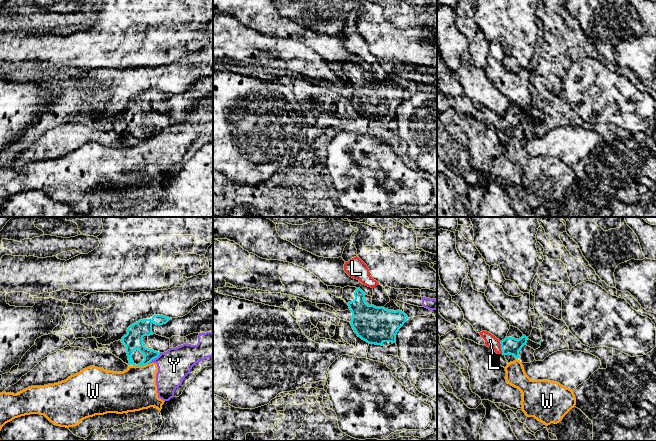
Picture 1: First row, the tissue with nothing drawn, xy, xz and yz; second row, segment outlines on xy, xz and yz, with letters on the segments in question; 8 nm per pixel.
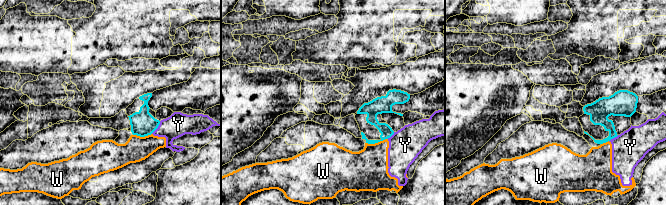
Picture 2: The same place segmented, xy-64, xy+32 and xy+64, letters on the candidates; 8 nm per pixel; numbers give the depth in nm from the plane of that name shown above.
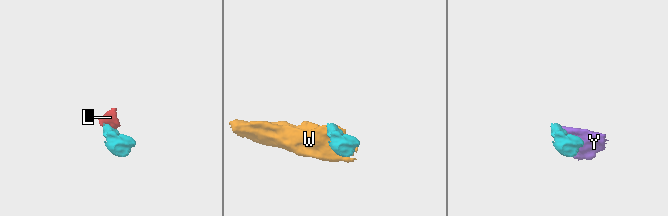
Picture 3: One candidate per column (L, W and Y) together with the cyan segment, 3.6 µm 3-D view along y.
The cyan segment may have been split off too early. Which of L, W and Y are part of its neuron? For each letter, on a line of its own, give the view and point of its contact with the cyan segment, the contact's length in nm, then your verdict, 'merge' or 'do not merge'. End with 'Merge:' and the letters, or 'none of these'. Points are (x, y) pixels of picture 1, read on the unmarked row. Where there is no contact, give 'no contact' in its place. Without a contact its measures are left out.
L: yz (501, 123) | 110 nm | merge
W: xy (140, 141) | 120 nm | do not merge
Y: xy (153, 134) | 140 nm | do not merge
Merge: L

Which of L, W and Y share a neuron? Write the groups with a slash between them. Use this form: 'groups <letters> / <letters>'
groups L / W Y

